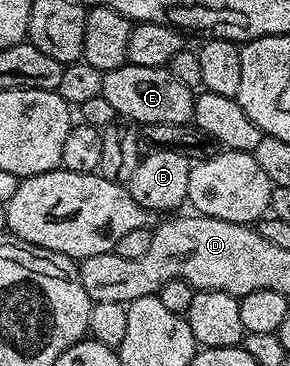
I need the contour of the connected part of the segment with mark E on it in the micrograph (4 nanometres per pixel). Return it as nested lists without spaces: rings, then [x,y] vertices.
[[[126,63],[120,65],[118,69],[101,74],[101,78],[103,87],[100,96],[107,99],[107,103],[111,103],[111,107],[115,107],[118,118],[124,119],[126,122],[138,121],[138,126],[144,127],[147,125],[187,125],[193,120],[194,90],[183,87],[183,83],[179,83],[179,79],[175,79],[175,75],[171,75],[168,68],[139,67]]]

